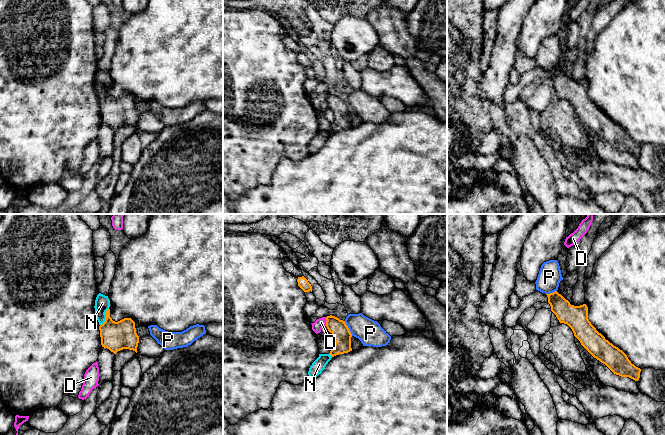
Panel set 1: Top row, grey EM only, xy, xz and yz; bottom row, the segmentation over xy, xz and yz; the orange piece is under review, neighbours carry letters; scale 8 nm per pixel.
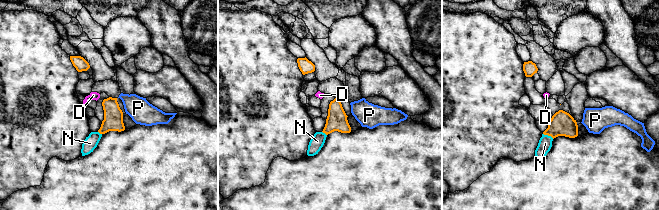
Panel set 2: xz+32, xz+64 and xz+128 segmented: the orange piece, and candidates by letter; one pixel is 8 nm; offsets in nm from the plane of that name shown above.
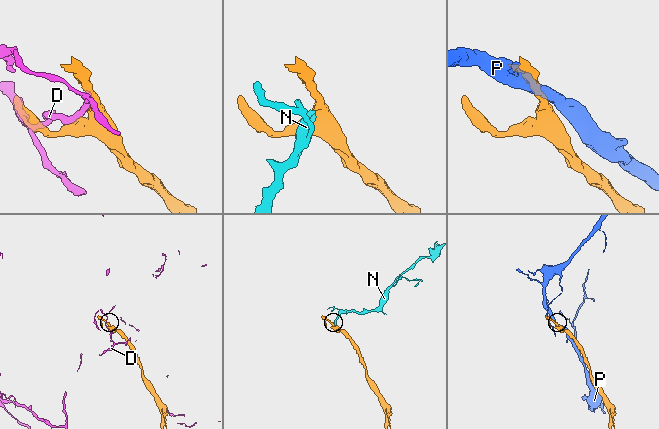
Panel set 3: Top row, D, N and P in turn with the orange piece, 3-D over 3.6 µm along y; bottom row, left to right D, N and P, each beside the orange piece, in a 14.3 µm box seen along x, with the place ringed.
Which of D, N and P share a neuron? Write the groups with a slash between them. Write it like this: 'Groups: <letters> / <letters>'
Groups: D / N / P

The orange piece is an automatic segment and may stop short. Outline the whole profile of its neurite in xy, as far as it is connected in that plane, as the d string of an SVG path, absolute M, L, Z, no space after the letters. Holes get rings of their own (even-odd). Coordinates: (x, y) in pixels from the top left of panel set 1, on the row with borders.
M99 293L95 300L95 316L99 322L101 345L116 354L123 349L137 353L139 336L136 333L135 322L124 318L115 322L110 317L110 300L108 296Z

